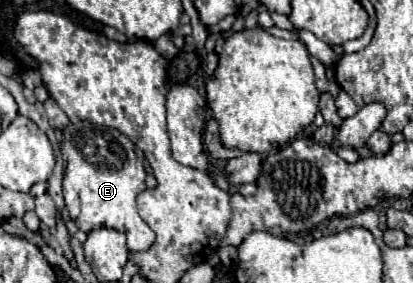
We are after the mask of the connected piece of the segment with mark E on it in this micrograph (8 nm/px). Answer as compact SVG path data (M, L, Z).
M86 120L64 128L60 146L66 162L62 190L66 210L74 224L84 232L102 226L124 232L130 252L146 252L154 244L156 236L140 218L136 204L136 196L146 190L144 152L136 148L134 142L122 132Z

